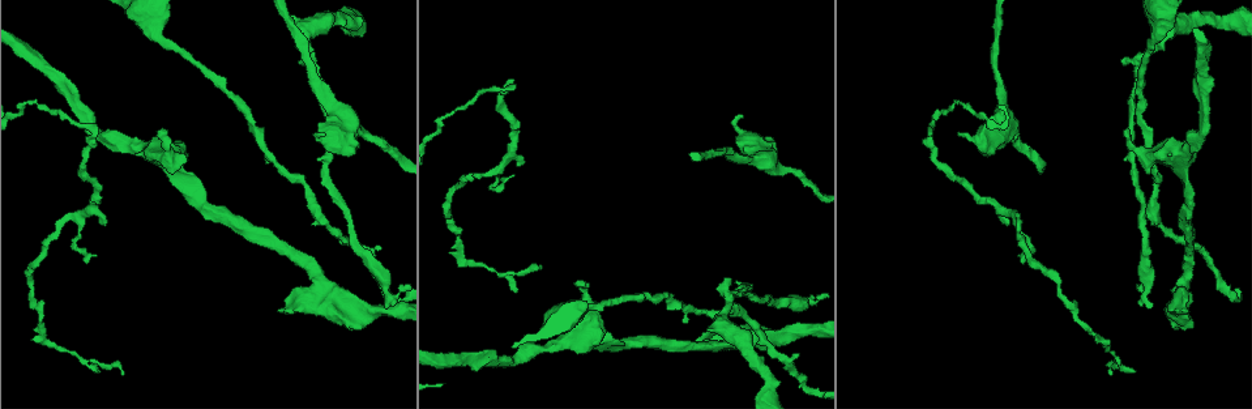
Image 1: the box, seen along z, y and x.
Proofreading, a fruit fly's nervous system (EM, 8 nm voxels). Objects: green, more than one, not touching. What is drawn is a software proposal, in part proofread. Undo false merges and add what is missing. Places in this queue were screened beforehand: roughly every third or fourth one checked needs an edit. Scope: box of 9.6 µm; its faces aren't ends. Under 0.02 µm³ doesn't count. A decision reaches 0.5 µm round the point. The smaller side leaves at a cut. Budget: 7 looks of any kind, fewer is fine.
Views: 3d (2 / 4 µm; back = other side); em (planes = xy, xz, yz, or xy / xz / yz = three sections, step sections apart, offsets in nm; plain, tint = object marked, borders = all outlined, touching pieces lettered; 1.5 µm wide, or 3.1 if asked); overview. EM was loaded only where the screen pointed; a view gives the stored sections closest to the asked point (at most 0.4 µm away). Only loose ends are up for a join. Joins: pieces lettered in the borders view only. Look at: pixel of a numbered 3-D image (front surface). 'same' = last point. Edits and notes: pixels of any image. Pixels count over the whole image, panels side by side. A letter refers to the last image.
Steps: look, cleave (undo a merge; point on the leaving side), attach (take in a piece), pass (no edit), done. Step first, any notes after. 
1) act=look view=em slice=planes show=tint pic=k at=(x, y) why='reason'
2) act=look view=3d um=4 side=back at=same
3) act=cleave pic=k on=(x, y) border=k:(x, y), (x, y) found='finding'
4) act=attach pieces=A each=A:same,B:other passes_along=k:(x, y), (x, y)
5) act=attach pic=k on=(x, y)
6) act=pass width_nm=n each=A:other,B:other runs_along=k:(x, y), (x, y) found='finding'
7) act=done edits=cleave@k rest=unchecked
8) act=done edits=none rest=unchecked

act=look view=3d um=4 pic=1 at=(1121, 59) why='branch stops here'

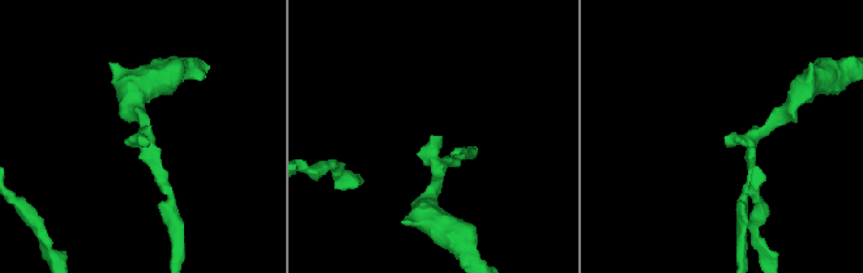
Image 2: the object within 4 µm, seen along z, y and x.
act=look view=em slice=planes show=borders pic=2 at=(136, 137) arm_widths_nm=170,180

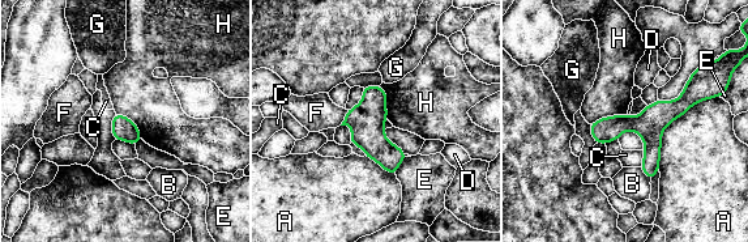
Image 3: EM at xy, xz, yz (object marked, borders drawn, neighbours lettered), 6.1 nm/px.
act=pass each=A:other,B:other,C:other,D:other,E:other,F:other,G:other,H:other found='none of them fits'

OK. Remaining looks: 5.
act=look view=3d um=2 pic=1 at=(321, 134) why='stops while still wide'

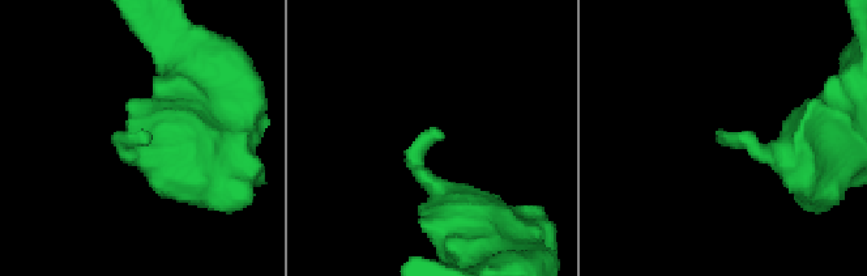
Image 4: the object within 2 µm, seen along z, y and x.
act=look view=em slice=xy step=4 show=tint pic=4 at=(144, 131)

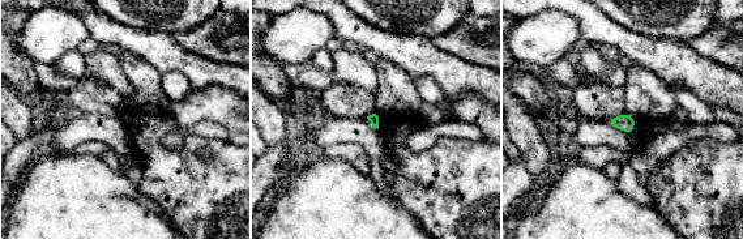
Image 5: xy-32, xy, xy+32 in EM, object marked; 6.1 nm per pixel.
act=look view=em slice=planes show=borders at=same why='cut it another way'

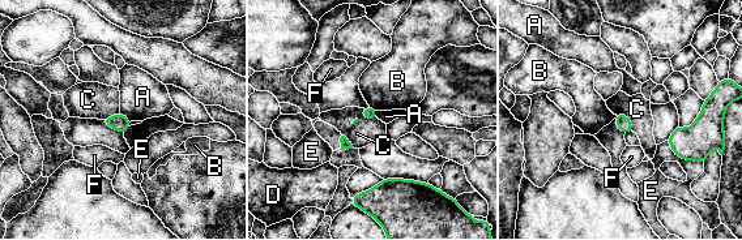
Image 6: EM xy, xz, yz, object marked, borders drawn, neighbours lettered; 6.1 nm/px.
act=pass longest_contact=E:260nm each=A:other,B:other,C:other,D:other,E:other,F:other found='none of them fits'

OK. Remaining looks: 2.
act=look view=em slice=xz step=4 show=borders pic=1 at=(1006, 225) why='free end'

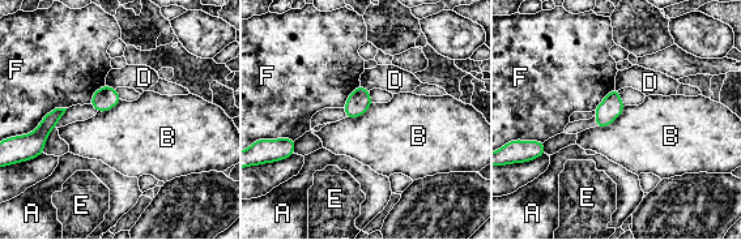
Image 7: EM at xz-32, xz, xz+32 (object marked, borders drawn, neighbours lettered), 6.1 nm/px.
act=look view=em slice=planes show=borders at=same

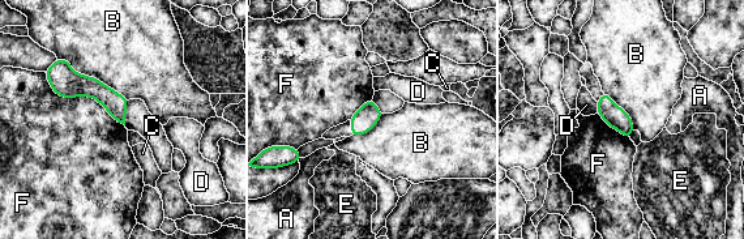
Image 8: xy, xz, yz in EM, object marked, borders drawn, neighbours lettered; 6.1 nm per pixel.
act=pass longest_contact=F:550nm each=A:other,B:other,C:other,D:other,E:other,F:other border=8:(48, 82), (124, 126) found='none of them fits'

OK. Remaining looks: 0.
act=done edits=none rest=unchecked

